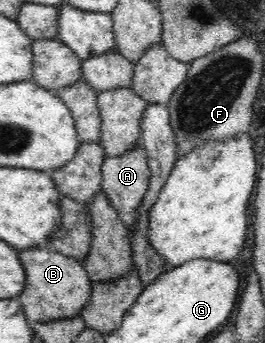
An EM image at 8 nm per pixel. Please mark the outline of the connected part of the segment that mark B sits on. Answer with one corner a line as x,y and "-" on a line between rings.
47,247
18,250
26,282
23,291
17,296
28,322
48,322
56,319
71,319
81,316
82,310
91,297
91,282
84,263
74,257
51,251

